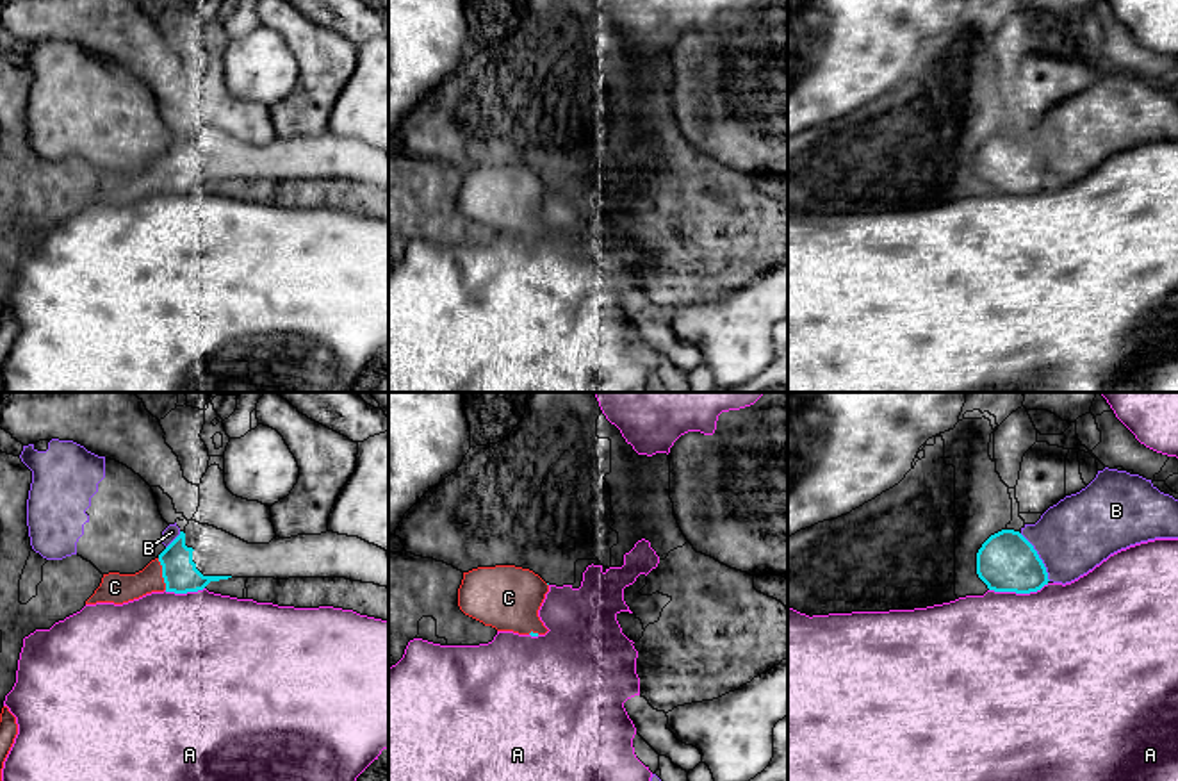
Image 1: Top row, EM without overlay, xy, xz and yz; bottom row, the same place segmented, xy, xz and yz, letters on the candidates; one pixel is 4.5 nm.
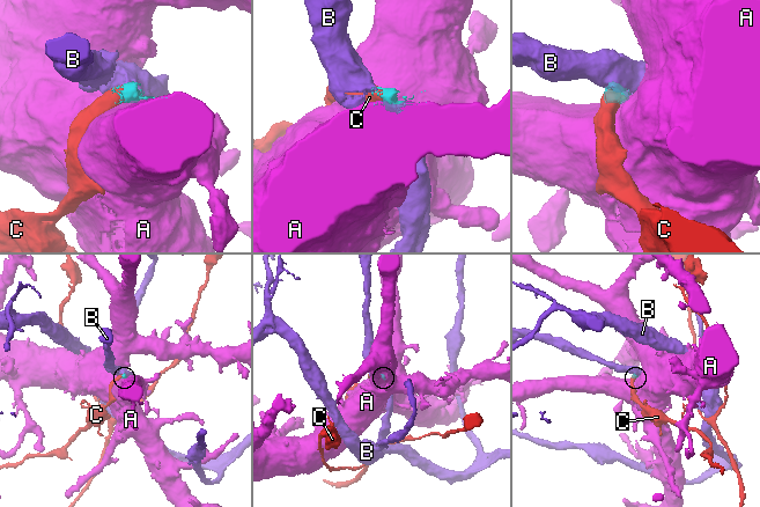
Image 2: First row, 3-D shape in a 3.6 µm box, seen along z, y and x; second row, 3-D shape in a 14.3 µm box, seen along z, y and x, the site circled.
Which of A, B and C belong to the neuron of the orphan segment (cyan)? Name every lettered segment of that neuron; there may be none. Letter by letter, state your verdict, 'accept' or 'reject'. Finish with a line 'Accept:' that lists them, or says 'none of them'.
A: reject
B: reject
C: accept
Accept: C

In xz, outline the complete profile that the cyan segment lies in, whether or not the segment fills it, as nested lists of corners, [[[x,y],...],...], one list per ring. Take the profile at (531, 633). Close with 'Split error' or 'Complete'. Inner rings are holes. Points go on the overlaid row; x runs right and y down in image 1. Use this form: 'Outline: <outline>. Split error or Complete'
Outline: [[[515,565],[478,567],[463,572],[460,610],[497,631],[545,635],[538,610],[549,585],[533,571]]]. Split error

